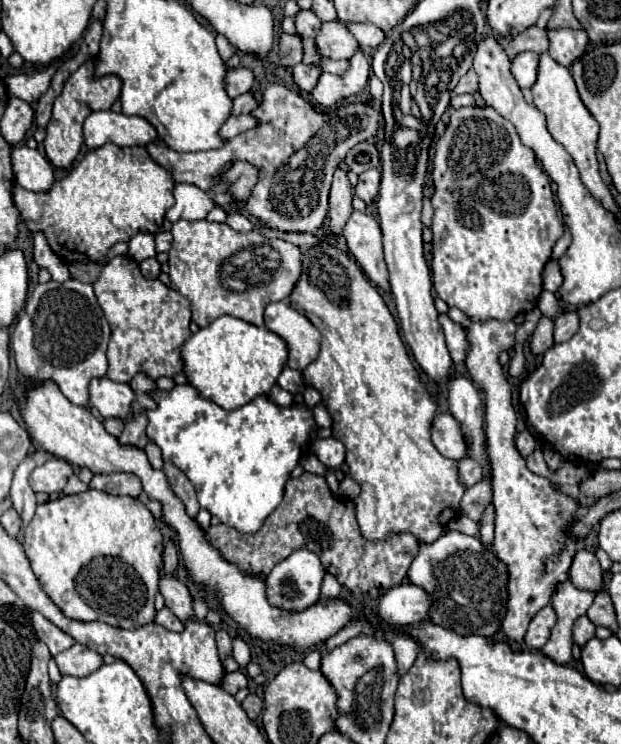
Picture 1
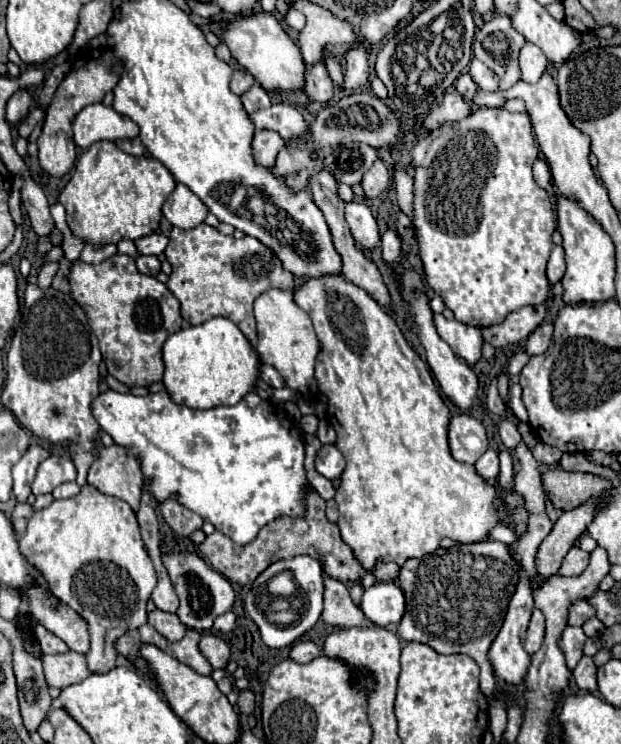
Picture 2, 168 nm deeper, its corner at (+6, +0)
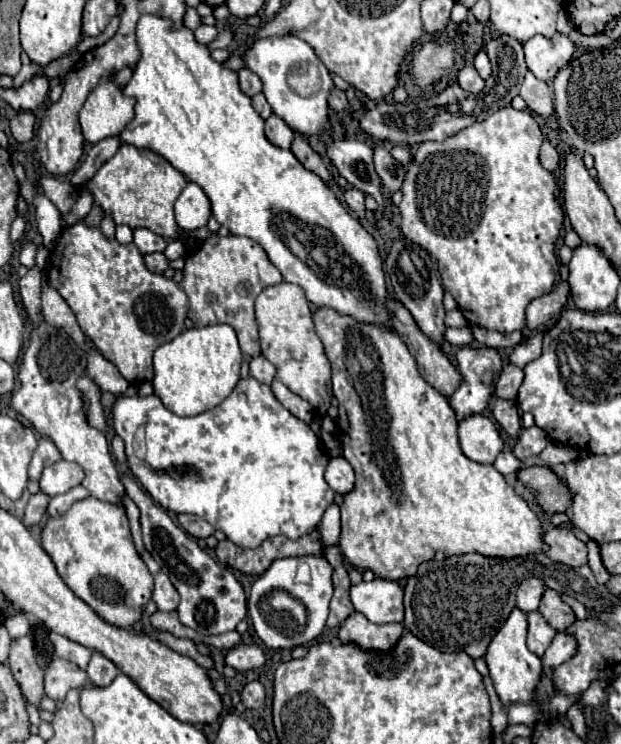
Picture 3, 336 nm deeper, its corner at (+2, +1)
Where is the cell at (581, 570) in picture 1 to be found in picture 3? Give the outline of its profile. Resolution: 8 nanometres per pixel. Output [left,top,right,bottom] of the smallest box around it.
[543,527,587,567]

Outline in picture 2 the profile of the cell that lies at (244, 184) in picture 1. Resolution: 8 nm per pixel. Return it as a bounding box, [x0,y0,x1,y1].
[253,130,285,166]

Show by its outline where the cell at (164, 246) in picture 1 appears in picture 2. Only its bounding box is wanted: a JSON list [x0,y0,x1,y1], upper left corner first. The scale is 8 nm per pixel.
[135,232,169,254]

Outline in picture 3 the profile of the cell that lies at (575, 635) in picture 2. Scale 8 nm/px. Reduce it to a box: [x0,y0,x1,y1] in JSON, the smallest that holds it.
[543,631,577,667]

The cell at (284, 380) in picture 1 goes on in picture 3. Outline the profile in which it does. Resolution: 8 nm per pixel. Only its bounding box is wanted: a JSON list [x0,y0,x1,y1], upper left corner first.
[249,355,275,385]

